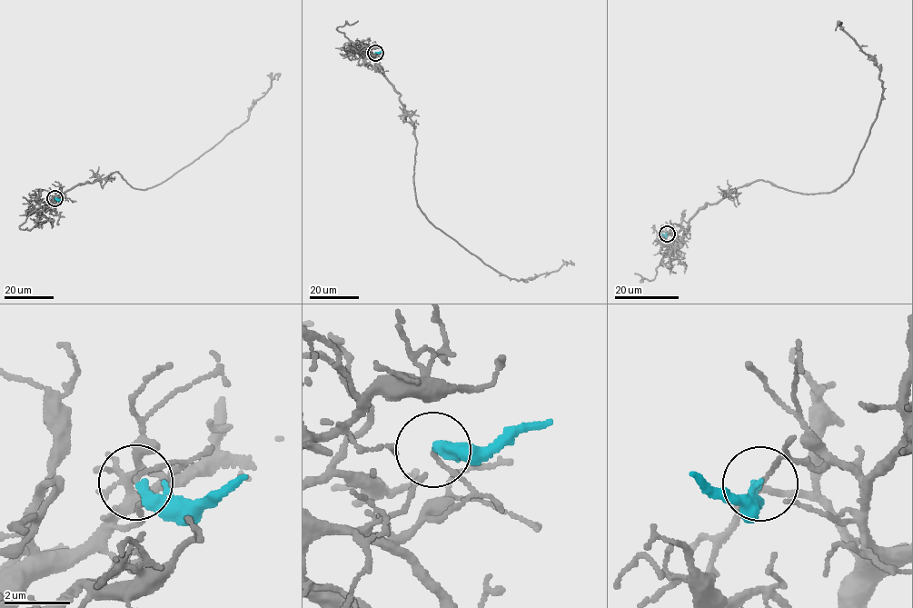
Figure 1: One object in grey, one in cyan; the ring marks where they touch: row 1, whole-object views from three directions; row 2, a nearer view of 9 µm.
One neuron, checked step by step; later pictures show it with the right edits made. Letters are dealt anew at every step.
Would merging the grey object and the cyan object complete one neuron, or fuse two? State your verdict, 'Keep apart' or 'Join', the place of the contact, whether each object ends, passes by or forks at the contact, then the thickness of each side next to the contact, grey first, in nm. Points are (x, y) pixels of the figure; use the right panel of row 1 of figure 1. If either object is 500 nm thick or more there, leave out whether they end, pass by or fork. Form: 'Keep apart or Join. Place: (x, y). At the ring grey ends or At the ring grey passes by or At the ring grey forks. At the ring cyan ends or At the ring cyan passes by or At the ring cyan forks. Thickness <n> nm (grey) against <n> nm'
Keep apart. Place: (667, 234). At the ring grey ends. At the ring cyan passes by. Thickness 100 nm (grey) against 240 nm

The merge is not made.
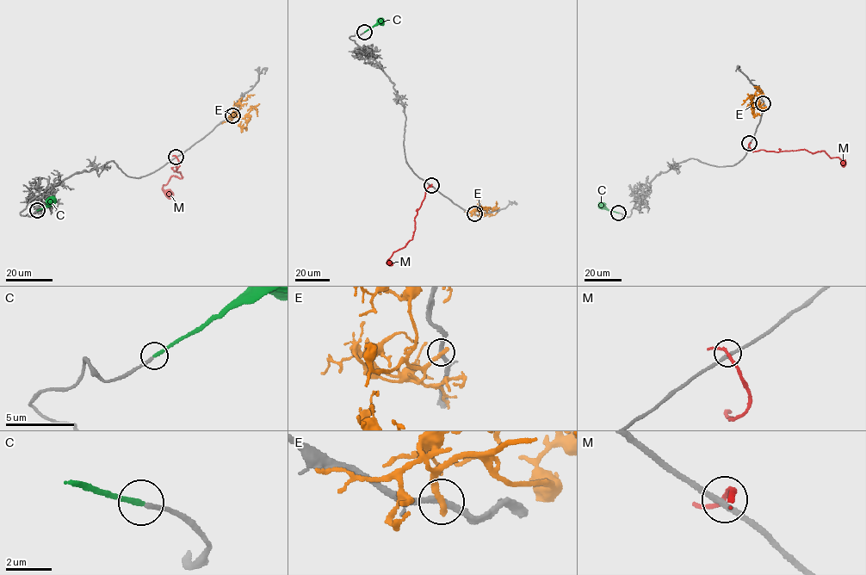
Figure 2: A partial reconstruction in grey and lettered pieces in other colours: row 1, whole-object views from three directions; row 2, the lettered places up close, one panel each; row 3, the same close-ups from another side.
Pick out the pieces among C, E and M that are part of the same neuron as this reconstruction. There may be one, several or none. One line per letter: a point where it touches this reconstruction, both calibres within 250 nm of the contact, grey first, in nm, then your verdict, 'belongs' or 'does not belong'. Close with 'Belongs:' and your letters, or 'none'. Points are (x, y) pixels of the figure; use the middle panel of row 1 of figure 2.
C: (364, 32) | 200/240 nm | does not belong
E: (474, 213) | 280/340 nm | does not belong
M: (431, 185) | 260/180 nm | does not belong
Belongs: none

